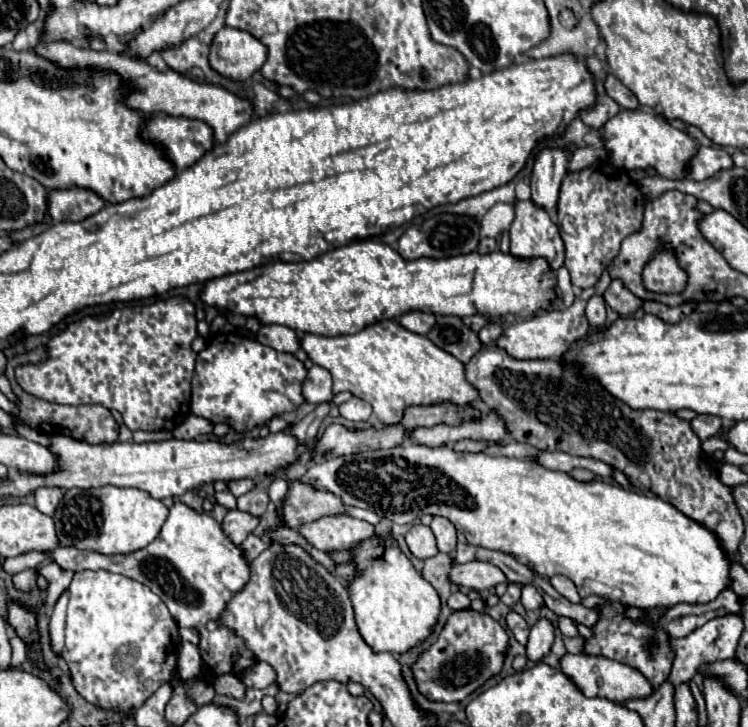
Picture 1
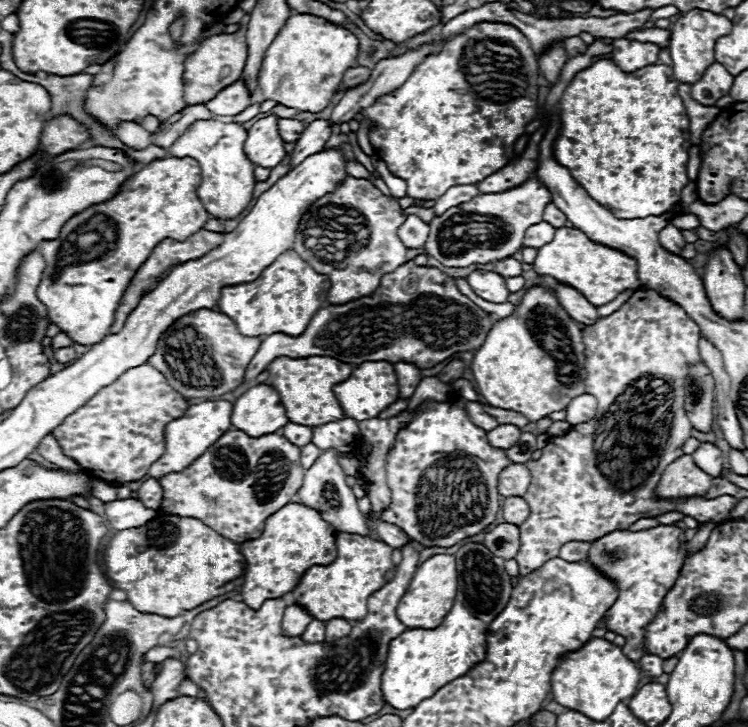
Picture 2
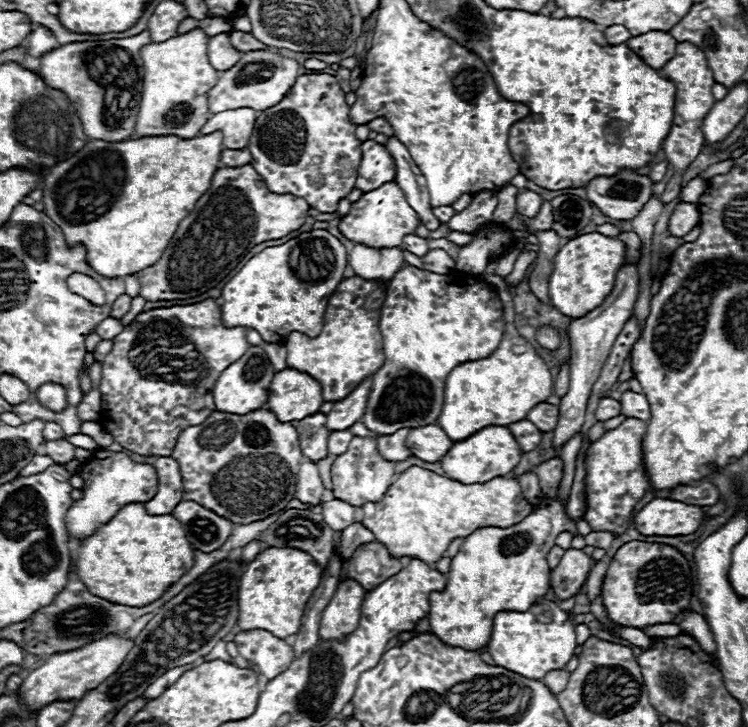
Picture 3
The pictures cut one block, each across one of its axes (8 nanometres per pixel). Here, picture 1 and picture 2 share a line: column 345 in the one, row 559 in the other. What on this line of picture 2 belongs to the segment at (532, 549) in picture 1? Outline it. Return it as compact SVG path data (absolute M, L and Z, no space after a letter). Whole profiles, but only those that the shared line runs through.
M464 544L454 558L458 570L458 594L444 622L434 630L410 628L388 646L382 672L382 696L392 708L416 708L422 700L434 696L438 688L468 674L474 664L480 664L486 658L488 624L510 600L512 586L510 576L504 570L504 560L492 556L484 544Z

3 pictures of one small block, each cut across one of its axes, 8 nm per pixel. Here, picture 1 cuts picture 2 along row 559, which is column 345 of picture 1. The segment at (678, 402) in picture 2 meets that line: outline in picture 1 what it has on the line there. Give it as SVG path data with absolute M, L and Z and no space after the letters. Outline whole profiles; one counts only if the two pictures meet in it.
M328 516L324 520L316 520L312 524L304 524L302 536L308 542L314 542L316 548L328 548L328 552L336 550L354 550L366 538L376 536L376 528L364 520L350 516Z

